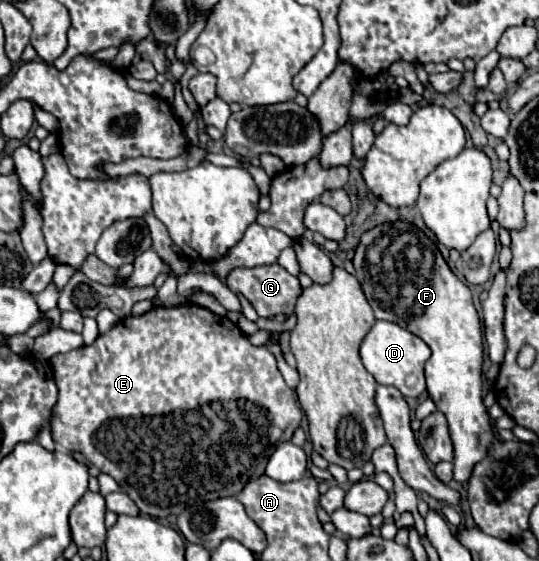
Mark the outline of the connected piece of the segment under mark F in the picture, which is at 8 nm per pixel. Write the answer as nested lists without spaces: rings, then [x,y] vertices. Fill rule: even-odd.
[[[406,221],[386,223],[386,225],[378,225],[366,231],[362,235],[360,245],[356,247],[352,261],[356,267],[356,277],[362,283],[362,289],[366,293],[368,303],[374,309],[376,319],[392,321],[408,329],[432,349],[432,357],[426,361],[426,367],[424,367],[428,393],[432,401],[436,403],[436,407],[446,415],[448,425],[450,425],[450,435],[454,443],[454,479],[458,483],[466,483],[472,467],[486,457],[488,445],[494,441],[490,415],[486,413],[486,407],[482,403],[482,355],[484,355],[482,327],[480,327],[480,319],[474,309],[474,303],[472,303],[470,289],[450,271],[450,267],[442,259],[434,241],[428,239],[420,229],[416,229],[412,223],[406,223]],[[378,247],[400,247],[400,251],[394,253],[394,261],[396,261],[394,267],[378,269]]]

